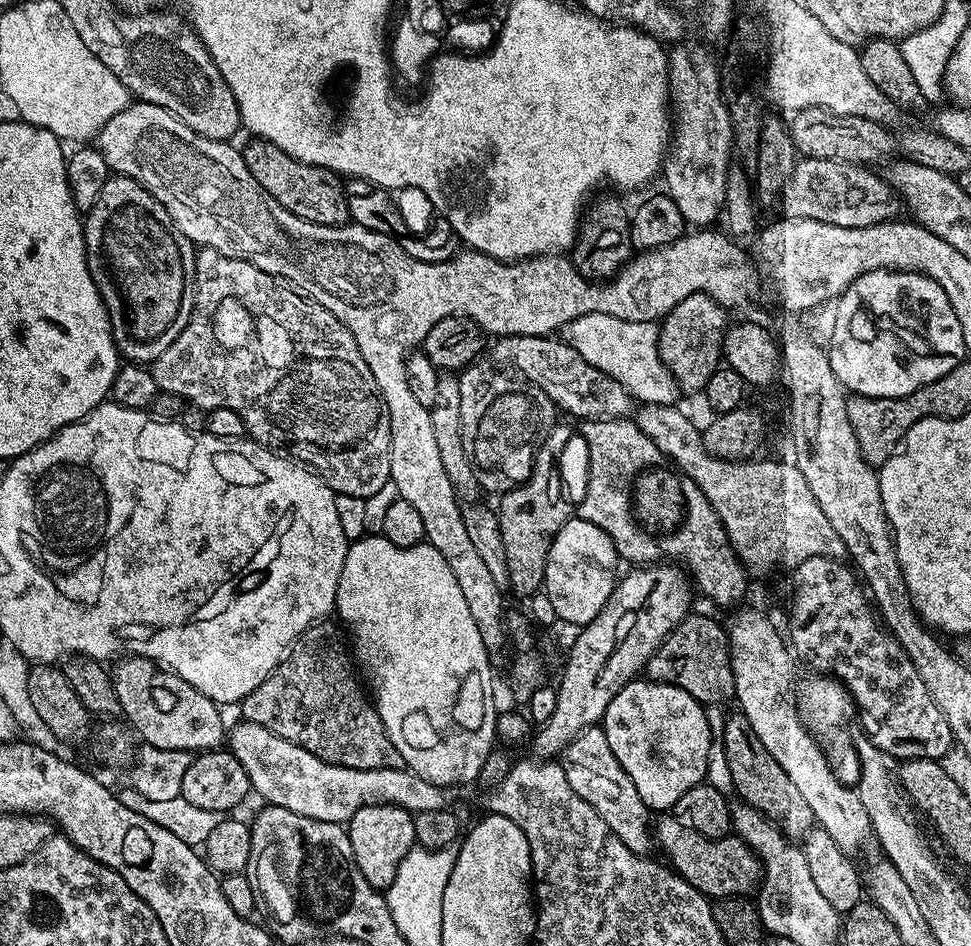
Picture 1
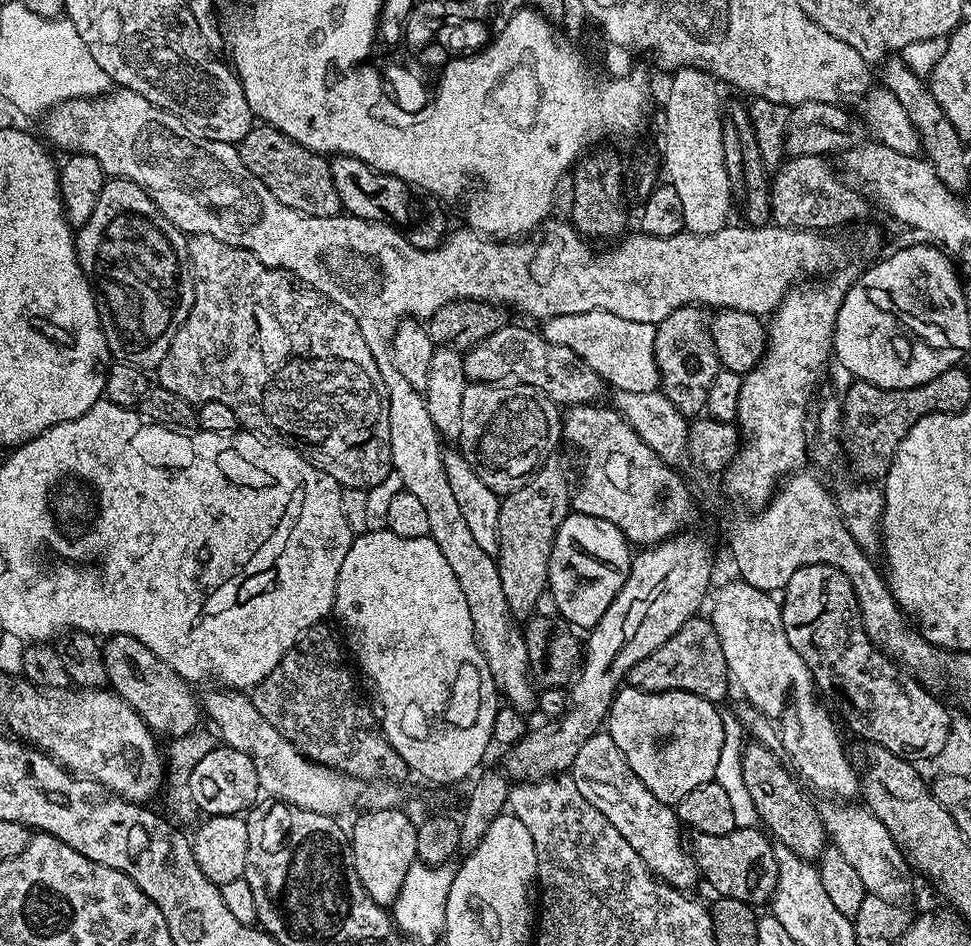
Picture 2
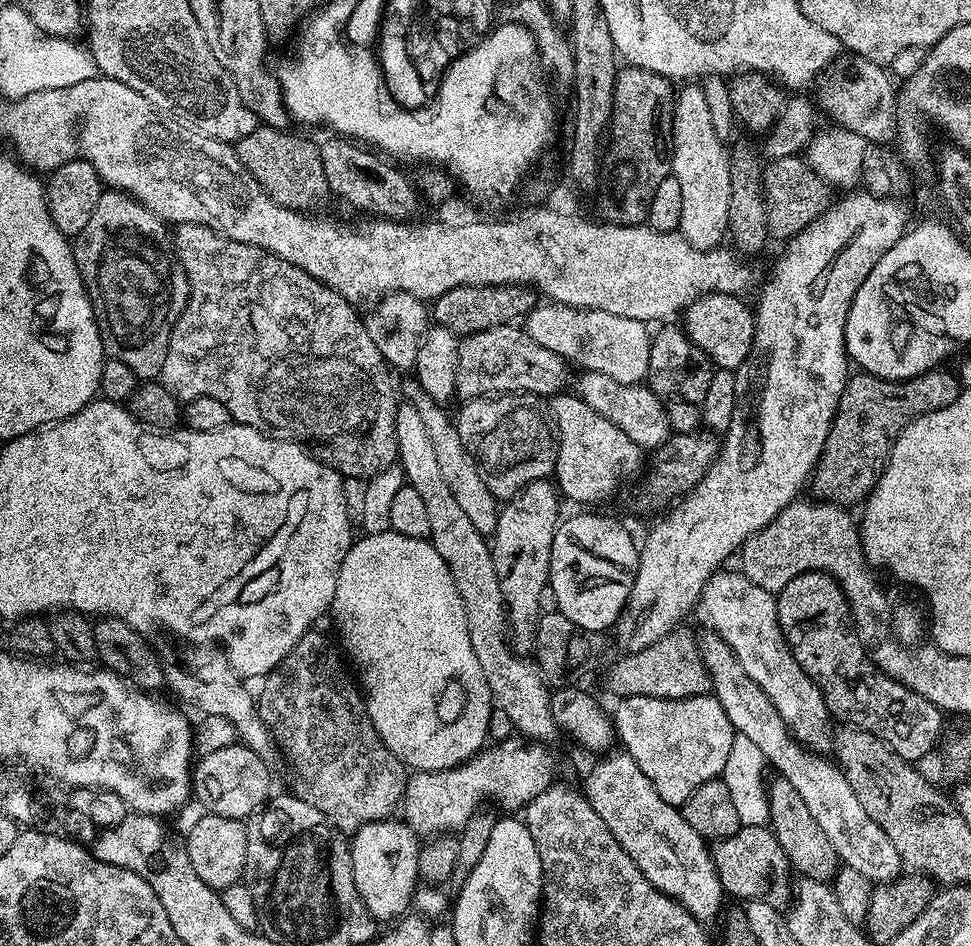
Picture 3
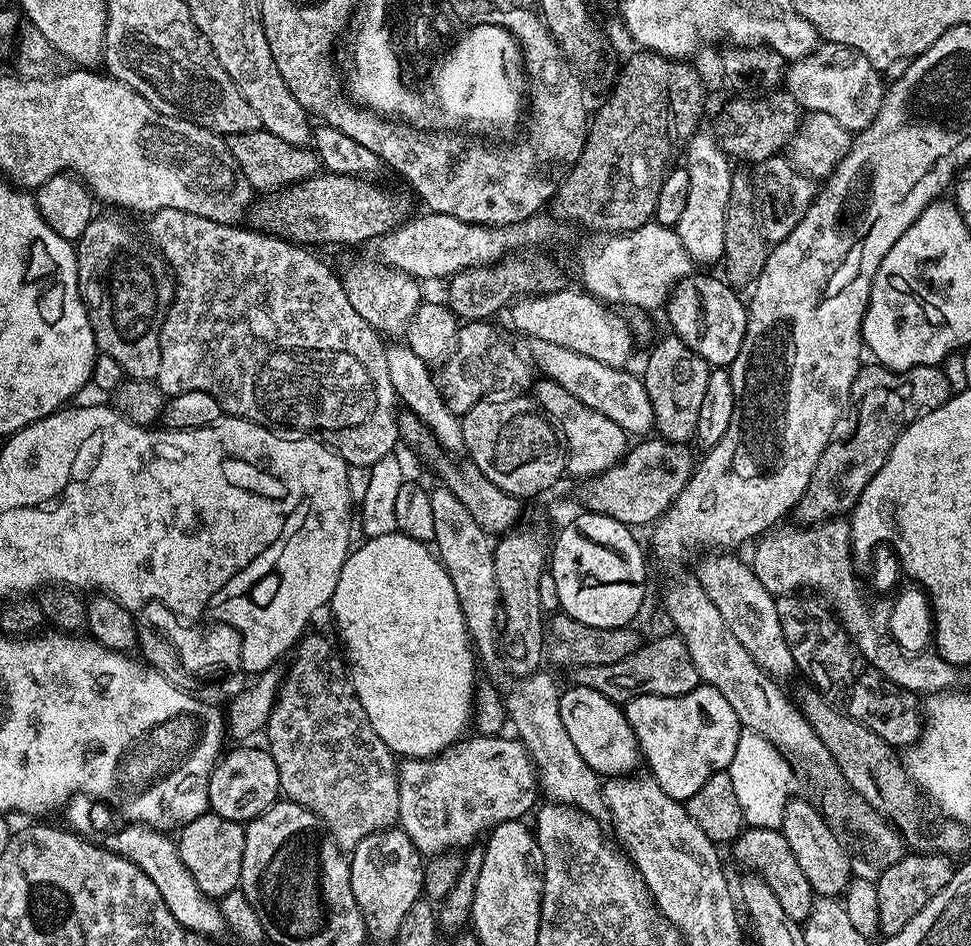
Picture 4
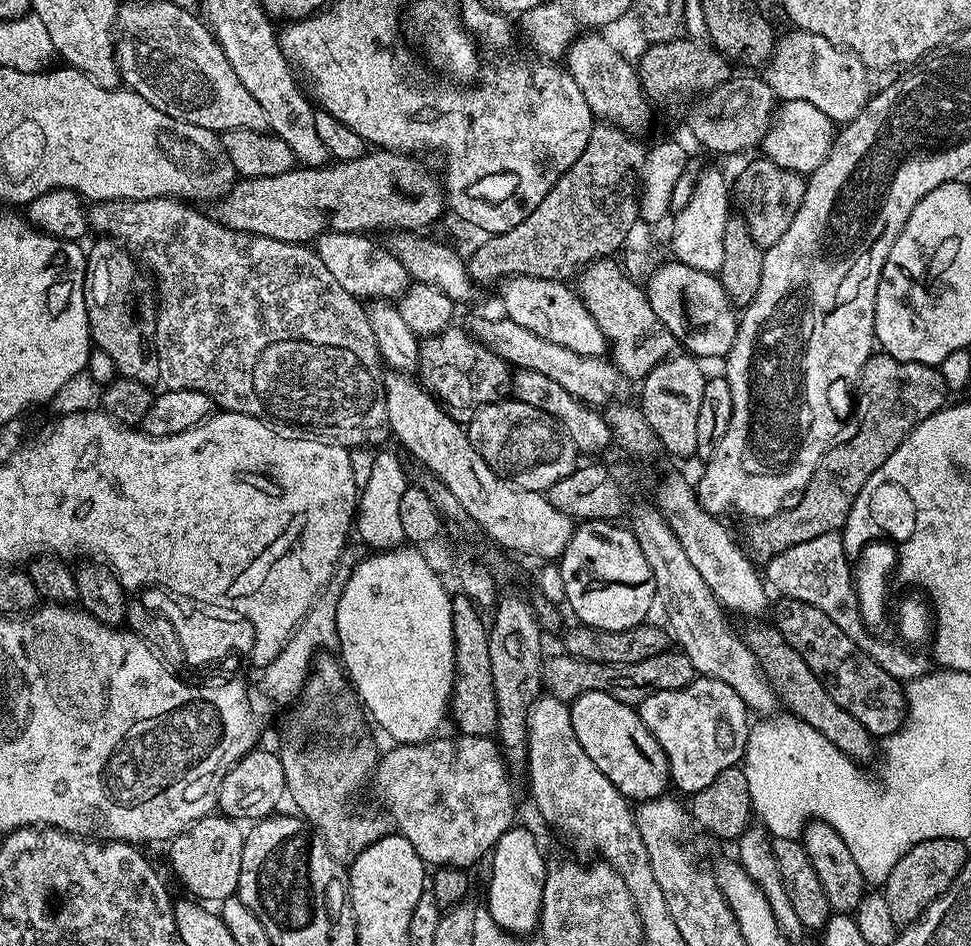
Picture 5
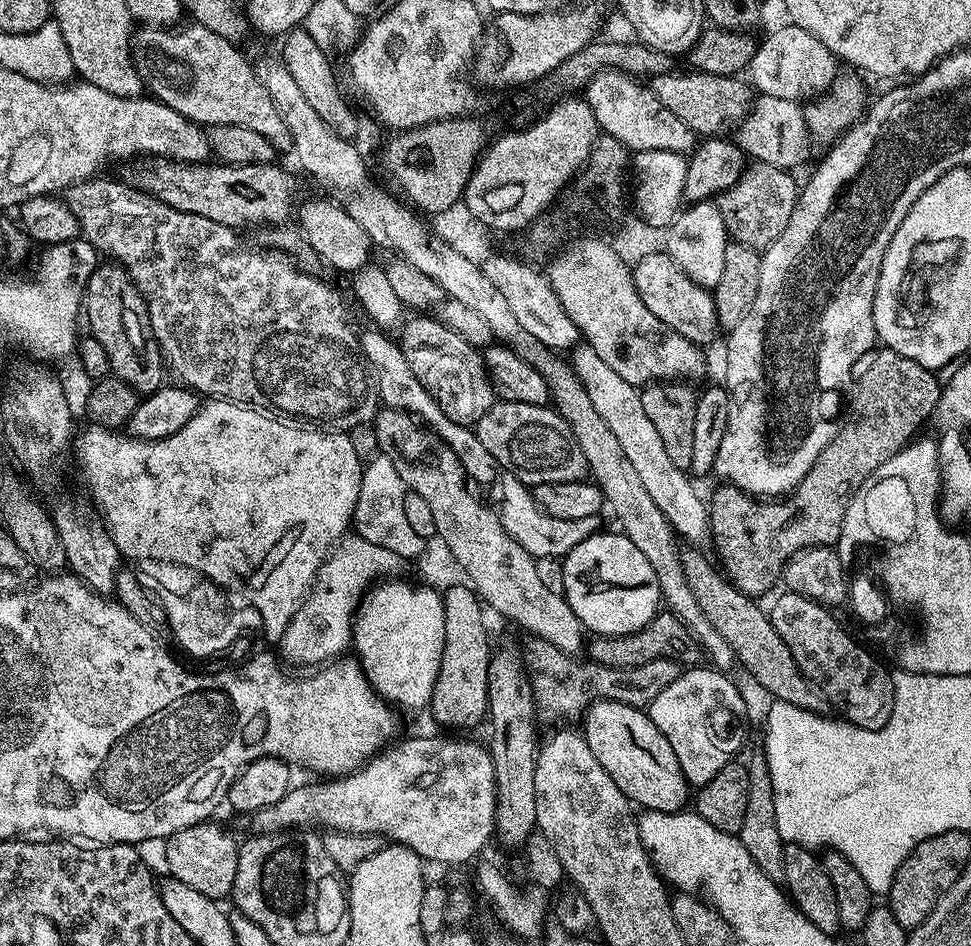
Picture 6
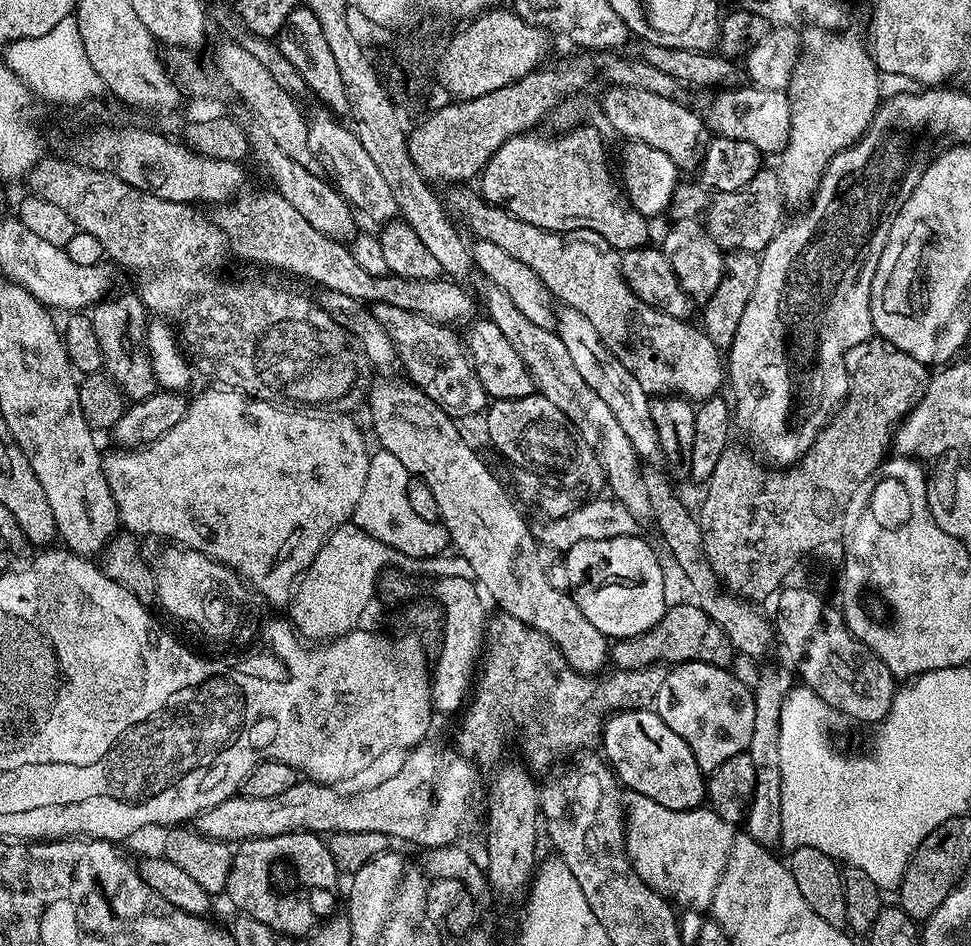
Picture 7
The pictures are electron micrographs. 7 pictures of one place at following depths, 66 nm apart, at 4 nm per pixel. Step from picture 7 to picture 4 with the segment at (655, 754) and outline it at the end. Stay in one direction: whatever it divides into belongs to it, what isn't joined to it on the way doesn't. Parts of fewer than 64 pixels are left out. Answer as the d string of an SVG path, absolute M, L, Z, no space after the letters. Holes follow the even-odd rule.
M573 683L571 687L565 687L560 694L562 726L566 726L566 734L570 734L578 754L586 758L586 766L590 766L601 778L635 773L639 769L636 767L641 767L642 753L634 730L624 717L623 707L590 686Z

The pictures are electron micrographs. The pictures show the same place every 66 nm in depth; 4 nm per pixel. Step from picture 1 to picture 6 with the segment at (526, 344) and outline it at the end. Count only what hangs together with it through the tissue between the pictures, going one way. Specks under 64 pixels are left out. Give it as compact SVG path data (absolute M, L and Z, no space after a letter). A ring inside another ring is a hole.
M428 314L413 316L416 316L413 320L404 320L398 332L398 343L404 351L406 362L410 362L410 370L414 370L414 378L422 382L450 422L475 425L494 402L492 380L488 377L488 367L484 364L481 349L466 342L462 334L449 328L439 318L431 320Z

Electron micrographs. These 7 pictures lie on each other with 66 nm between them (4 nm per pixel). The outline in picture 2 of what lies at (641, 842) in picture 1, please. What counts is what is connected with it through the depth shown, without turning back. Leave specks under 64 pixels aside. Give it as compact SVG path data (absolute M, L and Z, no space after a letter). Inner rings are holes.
M607 730L595 732L586 738L582 750L578 750L578 758L574 758L570 775L582 798L586 798L586 802L590 802L598 814L605 816L610 826L614 826L614 830L618 830L618 834L630 842L630 846L634 846L638 858L646 862L652 873L681 890L692 890L696 880L698 884L696 861L686 847L685 837L684 840L680 837L682 825L676 819L675 807L658 802L658 798L654 798L654 794L642 786L642 778L630 770L622 750L614 746L614 738L610 738Z

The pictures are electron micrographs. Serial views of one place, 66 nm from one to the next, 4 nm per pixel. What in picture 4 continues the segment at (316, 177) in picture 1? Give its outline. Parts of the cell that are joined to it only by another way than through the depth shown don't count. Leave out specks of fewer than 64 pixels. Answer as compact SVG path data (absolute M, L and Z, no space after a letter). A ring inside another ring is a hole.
M261 127L229 136L227 142L230 154L234 154L242 174L246 174L246 182L250 182L257 193L275 194L294 184L301 184L303 180L317 175L322 168L319 156L311 147L285 142L278 138L278 134L270 134Z

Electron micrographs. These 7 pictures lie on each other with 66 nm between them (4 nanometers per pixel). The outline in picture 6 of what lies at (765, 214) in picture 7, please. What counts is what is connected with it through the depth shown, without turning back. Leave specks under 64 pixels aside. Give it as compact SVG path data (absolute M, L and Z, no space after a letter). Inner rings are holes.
M752 162L744 169L740 180L719 193L718 203L724 225L728 227L728 235L733 241L742 246L750 246L763 250L786 230L786 222L790 222L790 214L794 214L794 206L798 195L798 180L791 171L770 166L759 162Z

